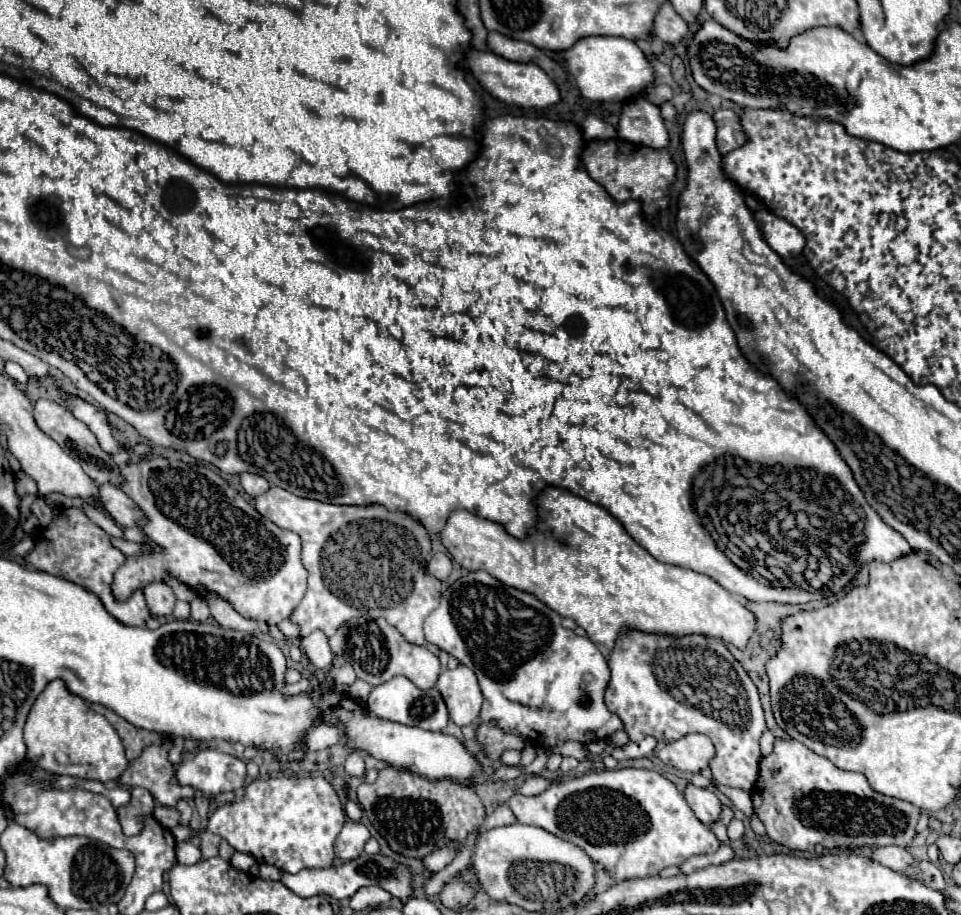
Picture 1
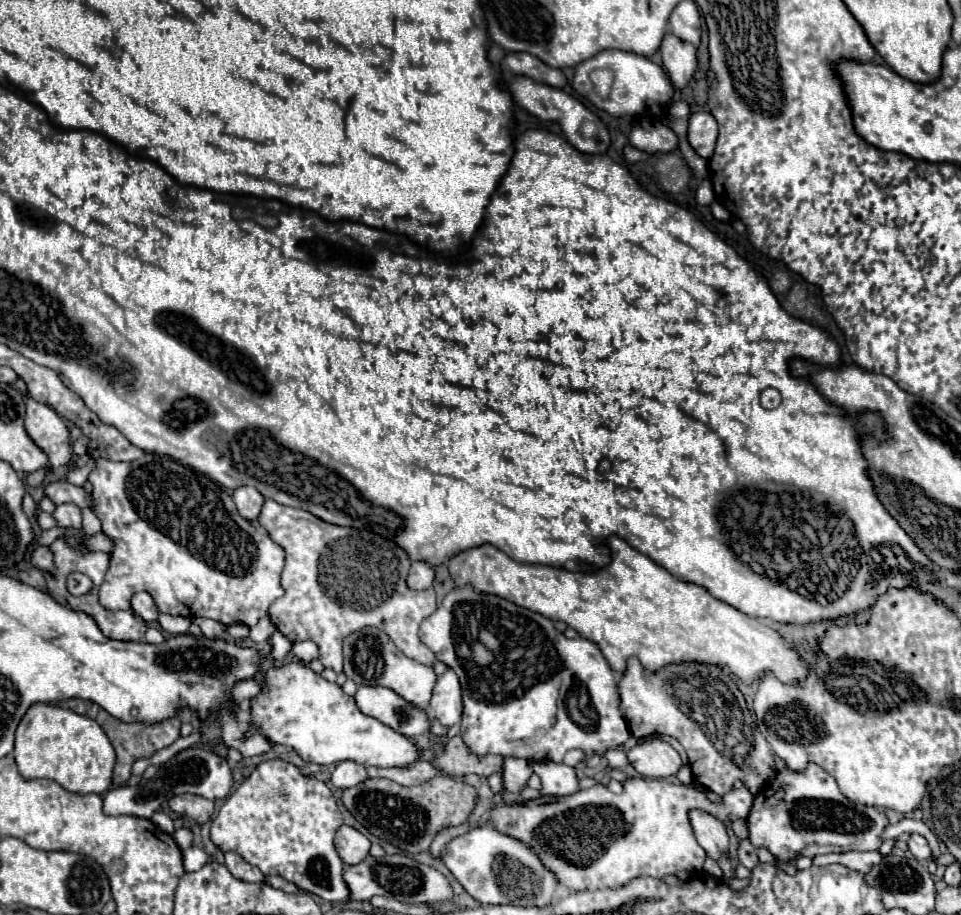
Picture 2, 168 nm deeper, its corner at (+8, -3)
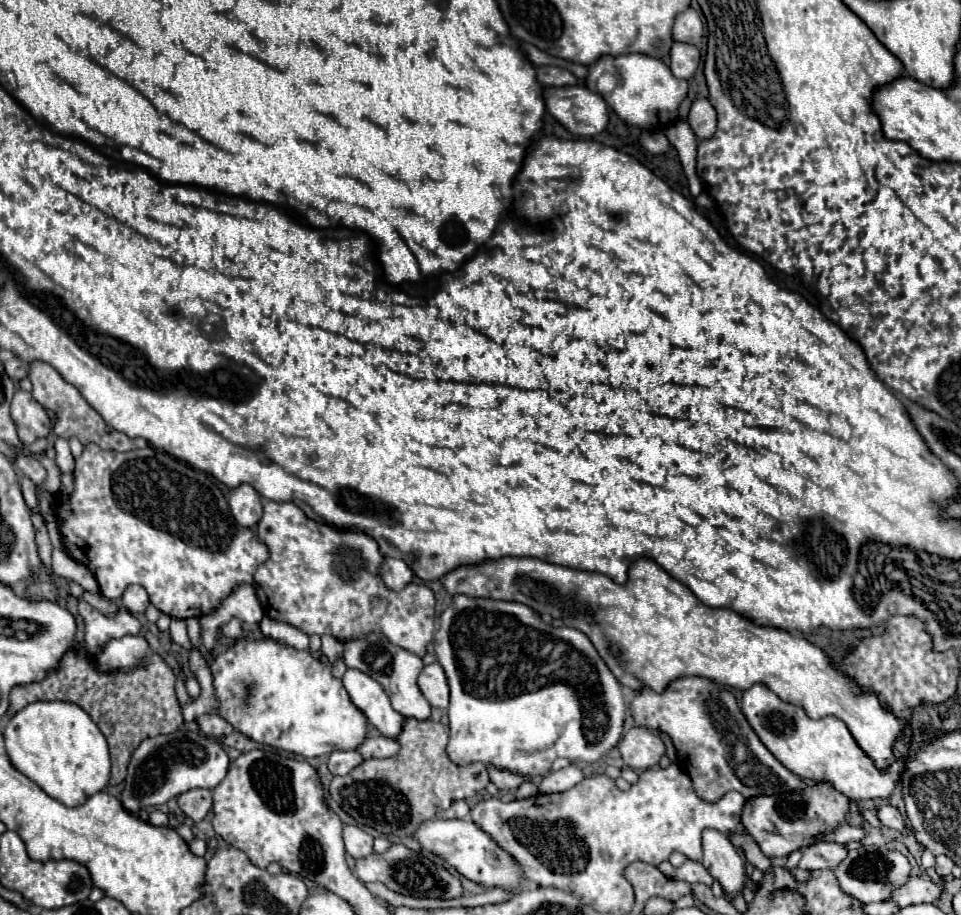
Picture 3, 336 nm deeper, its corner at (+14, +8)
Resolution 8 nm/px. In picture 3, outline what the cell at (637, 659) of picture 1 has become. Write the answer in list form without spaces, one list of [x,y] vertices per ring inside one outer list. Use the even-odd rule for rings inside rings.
[[[681,676],[665,692],[649,692],[645,688],[645,692],[635,692],[631,716],[637,726],[663,730],[671,736],[677,750],[677,764],[689,776],[693,774],[693,788],[707,802],[719,800],[729,790],[753,798],[781,790],[795,792],[805,786],[767,750],[741,712],[735,696],[723,684],[701,676]]]

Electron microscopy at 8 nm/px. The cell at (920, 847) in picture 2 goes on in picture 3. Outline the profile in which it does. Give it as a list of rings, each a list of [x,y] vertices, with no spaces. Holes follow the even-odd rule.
[[[881,806],[881,808],[877,810],[877,816],[879,816],[881,824],[885,824],[887,828],[893,828],[893,830],[899,830],[899,832],[905,834],[907,824],[905,824],[905,820],[903,820],[903,816],[899,814],[897,808],[893,808],[893,806]]]

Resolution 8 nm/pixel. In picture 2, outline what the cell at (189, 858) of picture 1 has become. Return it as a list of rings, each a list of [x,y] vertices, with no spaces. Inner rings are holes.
[[[189,847],[183,853],[183,865],[185,871],[199,871],[207,863],[207,853],[203,847]]]

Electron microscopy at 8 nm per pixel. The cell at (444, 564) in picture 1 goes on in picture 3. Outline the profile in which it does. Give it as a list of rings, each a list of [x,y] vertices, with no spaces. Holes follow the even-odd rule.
[[[385,558],[383,562],[383,580],[391,590],[401,590],[405,588],[405,584],[409,584],[413,580],[413,570],[399,558]]]

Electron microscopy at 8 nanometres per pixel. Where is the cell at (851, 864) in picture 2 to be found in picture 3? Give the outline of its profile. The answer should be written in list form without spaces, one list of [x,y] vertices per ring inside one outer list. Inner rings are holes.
[[[819,842],[803,850],[803,858],[799,862],[799,868],[803,870],[819,870],[819,868],[837,868],[841,860],[847,856],[845,844],[835,842]]]

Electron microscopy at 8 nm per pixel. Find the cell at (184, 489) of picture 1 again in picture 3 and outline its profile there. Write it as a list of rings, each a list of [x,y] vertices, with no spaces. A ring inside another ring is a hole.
[[[87,444],[83,454],[79,458],[75,458],[75,490],[73,490],[73,494],[69,496],[69,500],[55,498],[53,510],[55,510],[55,514],[61,522],[61,534],[63,534],[65,548],[69,550],[71,558],[79,560],[81,564],[85,564],[93,572],[93,576],[99,582],[101,594],[107,600],[119,602],[129,584],[139,584],[147,590],[147,594],[151,598],[151,604],[157,606],[163,614],[169,614],[171,618],[183,618],[183,620],[191,618],[191,616],[199,618],[201,614],[209,614],[209,612],[217,610],[221,600],[225,600],[231,592],[235,592],[237,586],[253,584],[253,572],[257,572],[257,568],[261,564],[265,564],[265,560],[269,558],[269,548],[265,548],[265,542],[261,542],[259,536],[251,528],[243,528],[241,524],[237,524],[229,512],[225,514],[225,510],[229,510],[227,500],[221,494],[221,490],[217,486],[217,480],[211,474],[195,470],[189,464],[169,456],[167,452],[151,448],[151,446],[139,448],[139,450],[129,450],[129,452],[107,452],[107,450],[101,450],[95,444]]]

